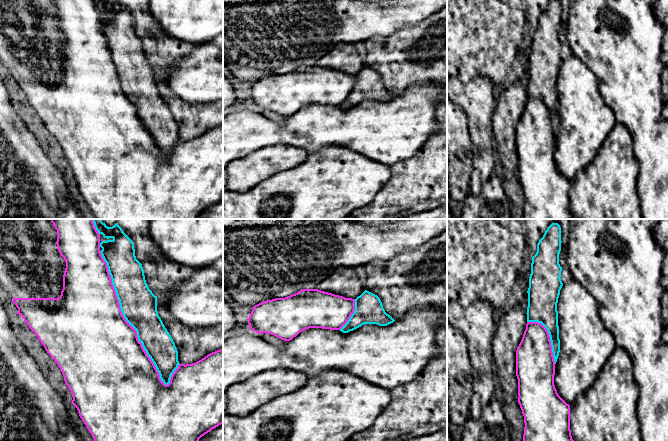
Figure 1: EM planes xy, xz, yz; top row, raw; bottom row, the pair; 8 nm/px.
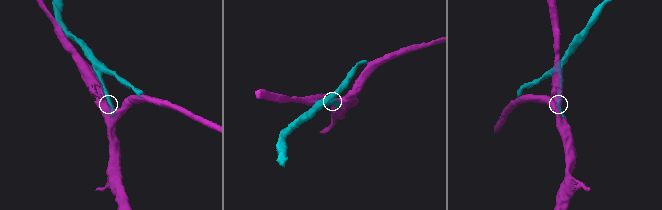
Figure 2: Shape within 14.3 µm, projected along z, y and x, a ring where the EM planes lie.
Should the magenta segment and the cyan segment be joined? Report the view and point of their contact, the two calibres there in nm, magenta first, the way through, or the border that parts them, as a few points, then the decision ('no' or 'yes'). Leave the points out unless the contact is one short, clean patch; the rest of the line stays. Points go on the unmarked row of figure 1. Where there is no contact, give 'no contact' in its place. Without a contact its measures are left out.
xy (125, 95) | 500/300 nm | no

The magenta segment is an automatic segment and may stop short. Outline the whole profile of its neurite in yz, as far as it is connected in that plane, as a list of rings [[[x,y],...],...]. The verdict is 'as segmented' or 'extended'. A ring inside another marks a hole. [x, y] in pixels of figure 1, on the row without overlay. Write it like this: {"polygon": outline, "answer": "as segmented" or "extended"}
{"polygon": [[[527,98],[522,116],[516,126],[518,179],[524,192],[523,219],[576,219],[570,206],[570,181],[557,169],[554,161],[555,137],[547,105],[538,98]]], "answer": "as segmented"}

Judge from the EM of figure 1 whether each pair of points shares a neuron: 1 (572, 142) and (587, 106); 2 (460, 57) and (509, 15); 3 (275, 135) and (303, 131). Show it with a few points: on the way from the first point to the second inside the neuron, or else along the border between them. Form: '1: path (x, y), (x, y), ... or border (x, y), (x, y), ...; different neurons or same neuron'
1: path (581, 133), (584, 127), (584, 115); same neuron
2: path (472, 45), (497, 20); same neuron
3: path (282, 135), (296, 135); same neuron

